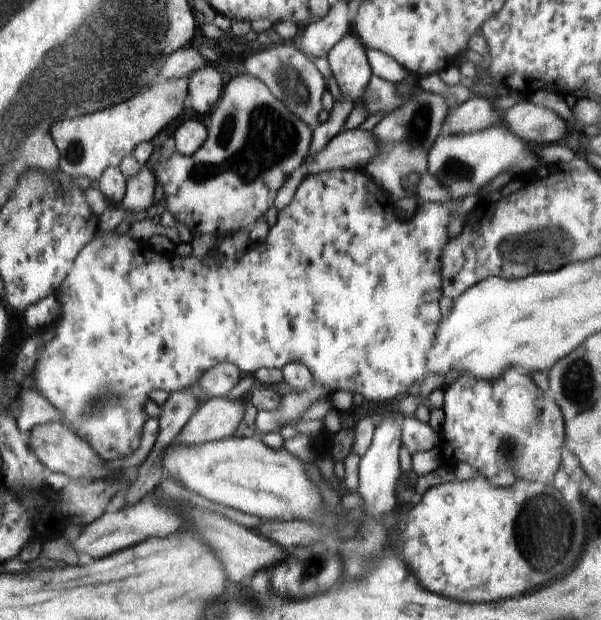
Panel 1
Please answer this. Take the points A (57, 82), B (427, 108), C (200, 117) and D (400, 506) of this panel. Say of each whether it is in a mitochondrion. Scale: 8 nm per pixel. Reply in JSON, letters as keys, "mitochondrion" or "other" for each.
{"A":"mitochondrion","B":"mitochondrion","C":"other","D":"other"}

